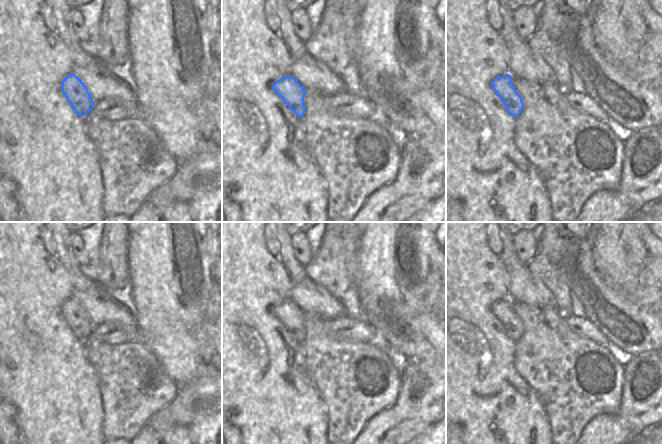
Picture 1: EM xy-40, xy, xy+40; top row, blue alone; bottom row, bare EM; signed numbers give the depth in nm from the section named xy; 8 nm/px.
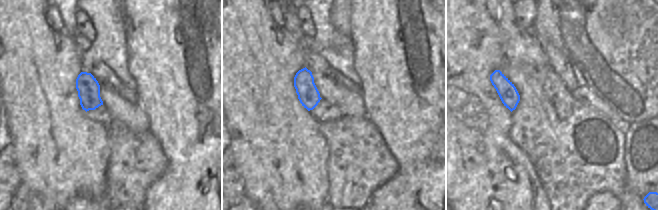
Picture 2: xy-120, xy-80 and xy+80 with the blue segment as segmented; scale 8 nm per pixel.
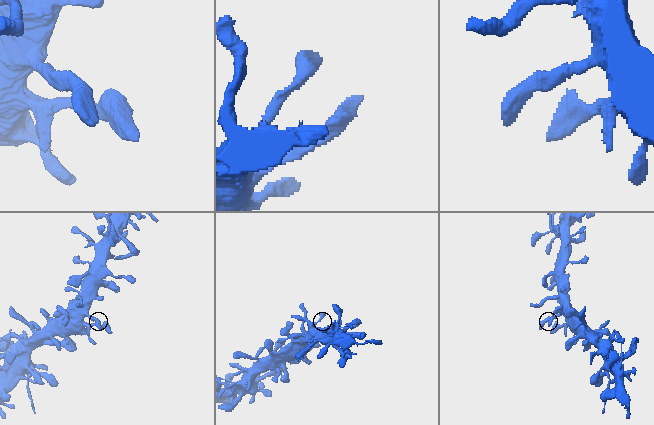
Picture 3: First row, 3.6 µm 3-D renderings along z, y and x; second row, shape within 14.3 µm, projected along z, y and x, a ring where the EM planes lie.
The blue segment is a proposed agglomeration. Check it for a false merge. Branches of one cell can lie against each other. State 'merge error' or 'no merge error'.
no merge error

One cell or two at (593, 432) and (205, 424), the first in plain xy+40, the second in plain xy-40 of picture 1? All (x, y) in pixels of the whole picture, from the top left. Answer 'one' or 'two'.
two

